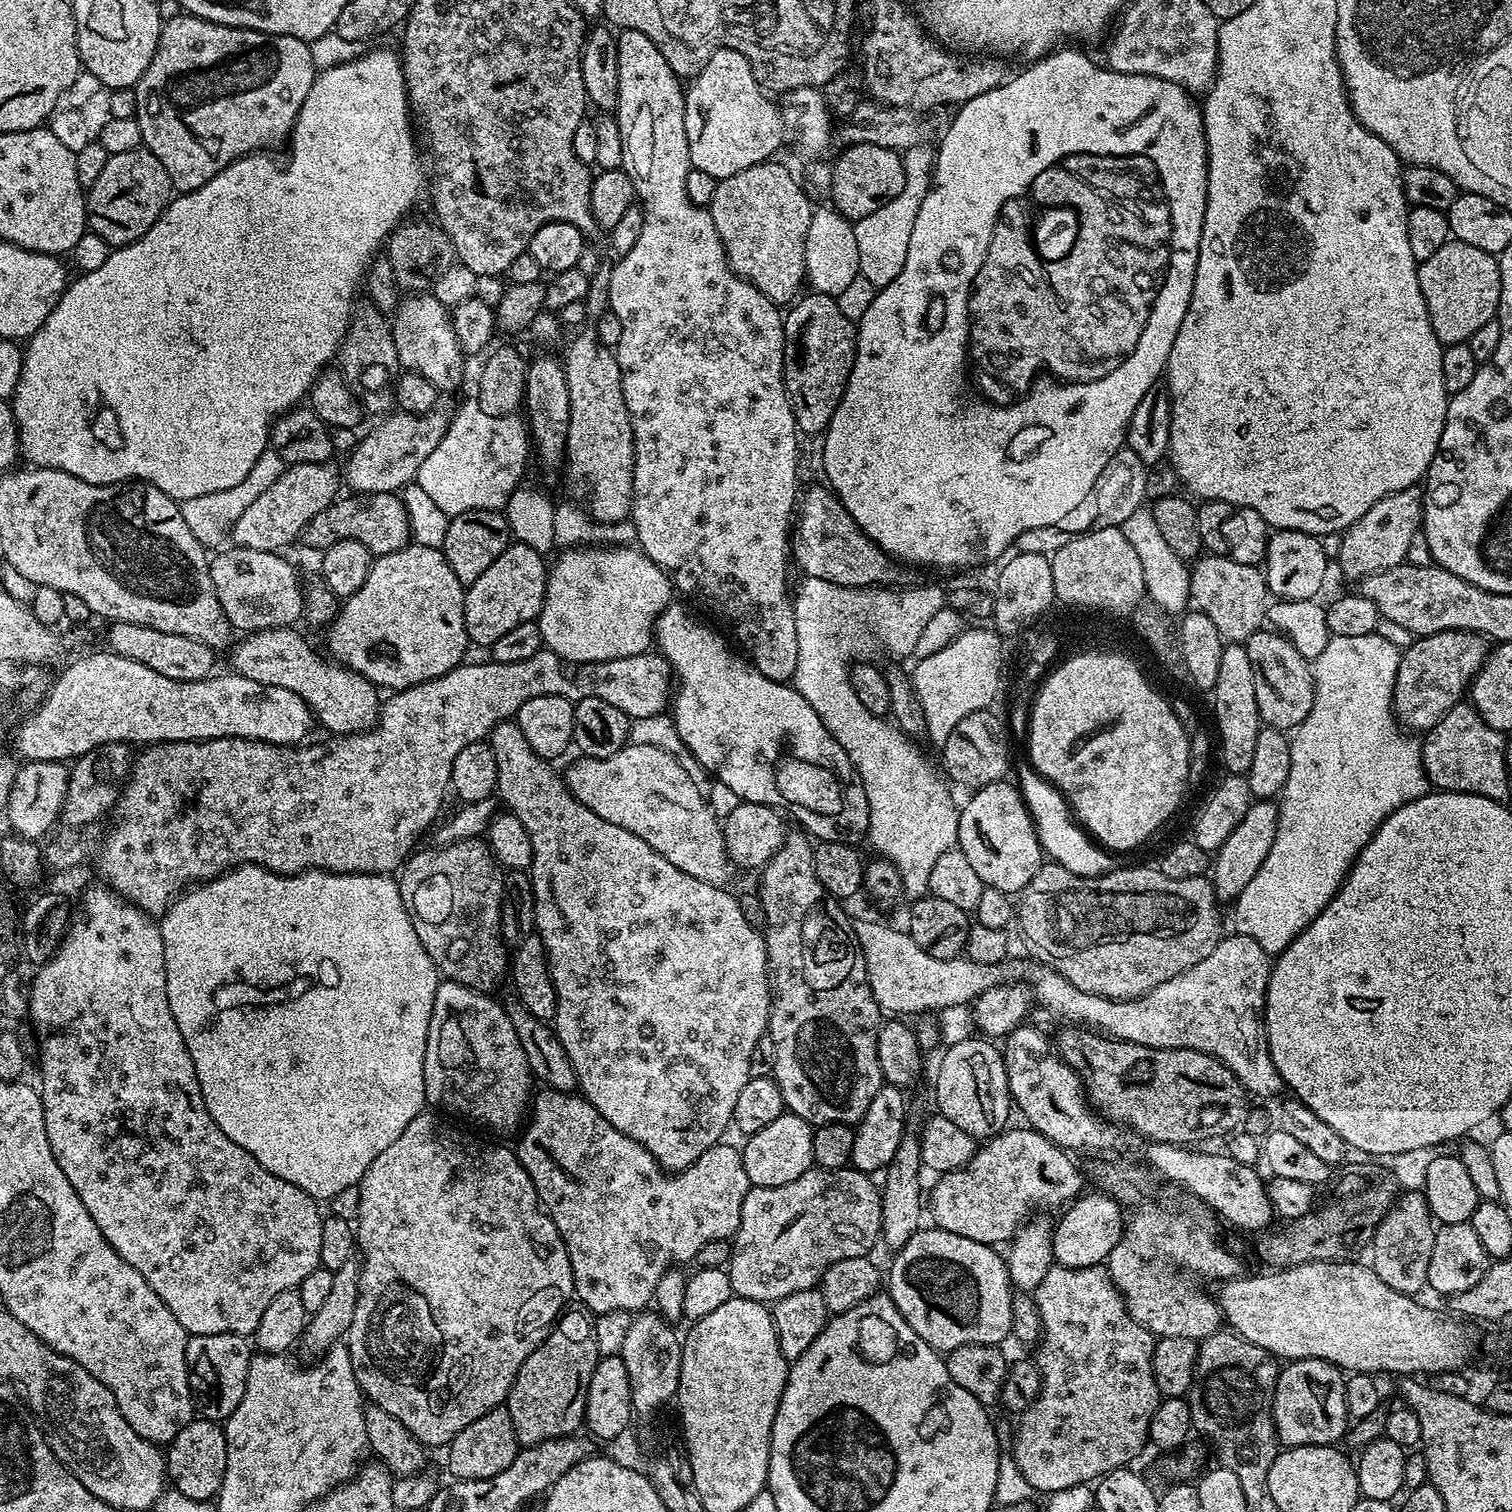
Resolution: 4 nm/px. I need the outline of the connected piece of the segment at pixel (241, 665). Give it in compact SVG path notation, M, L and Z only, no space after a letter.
M295 627L267 628L261 632L254 632L243 637L244 641L240 645L237 643L231 649L232 664L235 675L245 676L259 684L269 684L270 686L282 686L282 690L294 690L306 702L306 706L312 711L315 723L320 724L326 731L332 732L336 736L354 736L368 731L376 725L378 719L378 700L376 695L378 689L375 684L366 679L362 674L351 672L336 662L323 660L320 656L312 653L312 648L296 633Z

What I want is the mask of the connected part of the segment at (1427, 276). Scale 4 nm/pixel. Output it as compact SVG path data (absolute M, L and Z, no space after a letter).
M1455 238L1449 239L1442 250L1419 261L1418 282L1422 286L1422 298L1426 298L1430 326L1434 326L1434 334L1445 346L1467 342L1470 334L1477 332L1485 322L1497 319L1500 311L1500 261L1493 253L1478 250L1478 246L1470 246Z

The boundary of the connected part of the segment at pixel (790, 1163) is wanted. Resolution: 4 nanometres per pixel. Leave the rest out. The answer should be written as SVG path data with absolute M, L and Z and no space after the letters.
M785 1111L783 1116L774 1118L770 1126L765 1126L763 1130L758 1130L758 1134L747 1137L742 1144L742 1155L749 1185L773 1188L786 1186L786 1182L794 1182L794 1178L802 1178L802 1174L806 1174L814 1164L813 1131L813 1125L798 1118L793 1112Z

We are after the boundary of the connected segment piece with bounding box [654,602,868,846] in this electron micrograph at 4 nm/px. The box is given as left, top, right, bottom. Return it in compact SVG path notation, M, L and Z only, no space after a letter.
M672 602L669 604L668 608L662 610L662 614L657 619L655 625L654 644L658 649L659 655L667 660L669 668L671 668L674 673L676 685L674 688L674 695L670 700L671 724L676 728L679 738L685 746L689 748L690 754L692 754L694 758L701 763L701 766L715 777L720 784L721 782L724 783L725 786L737 796L735 798L737 801L745 804L771 804L772 807L777 810L789 808L789 810L792 811L793 818L801 824L797 825L799 825L809 837L815 838L820 842L826 840L842 840L846 844L856 846L861 843L859 840L863 841L865 837L867 837L868 799L866 798L864 783L860 781L860 776L856 773L856 766L850 762L846 750L842 750L842 746L838 746L838 742L832 737L830 730L826 730L822 718L818 718L818 714L814 714L814 706L810 706L810 702L806 702L806 698L802 698L802 694L798 694L798 690L795 686L779 684L770 678L766 678L766 674L762 674L752 663L745 659L743 655L740 655L741 657L736 656L737 649L733 647L731 643L728 645L714 629L707 628L694 613L687 612L678 602Z

